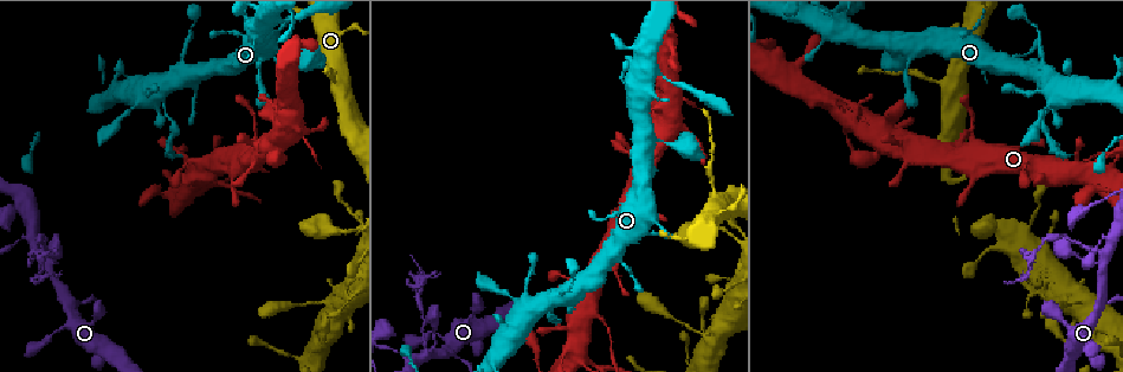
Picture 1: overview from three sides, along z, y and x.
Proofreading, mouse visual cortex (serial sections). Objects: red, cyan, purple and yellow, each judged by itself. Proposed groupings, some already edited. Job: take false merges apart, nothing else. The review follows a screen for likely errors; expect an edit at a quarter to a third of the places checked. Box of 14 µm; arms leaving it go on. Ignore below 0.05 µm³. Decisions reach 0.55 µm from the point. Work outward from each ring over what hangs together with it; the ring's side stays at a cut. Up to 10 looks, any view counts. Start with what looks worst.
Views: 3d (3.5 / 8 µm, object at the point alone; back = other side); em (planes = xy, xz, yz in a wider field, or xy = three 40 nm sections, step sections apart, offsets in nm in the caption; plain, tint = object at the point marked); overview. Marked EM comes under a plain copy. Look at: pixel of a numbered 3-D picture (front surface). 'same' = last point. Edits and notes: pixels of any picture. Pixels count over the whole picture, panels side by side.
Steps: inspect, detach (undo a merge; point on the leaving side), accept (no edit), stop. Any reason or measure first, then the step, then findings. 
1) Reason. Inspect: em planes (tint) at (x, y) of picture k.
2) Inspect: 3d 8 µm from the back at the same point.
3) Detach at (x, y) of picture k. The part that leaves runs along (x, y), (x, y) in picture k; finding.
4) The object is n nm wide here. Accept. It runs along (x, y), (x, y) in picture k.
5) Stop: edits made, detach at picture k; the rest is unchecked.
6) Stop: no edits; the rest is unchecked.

Calibre changes. Inspect: 3d 3.5 µm at (601, 318) of picture 1.

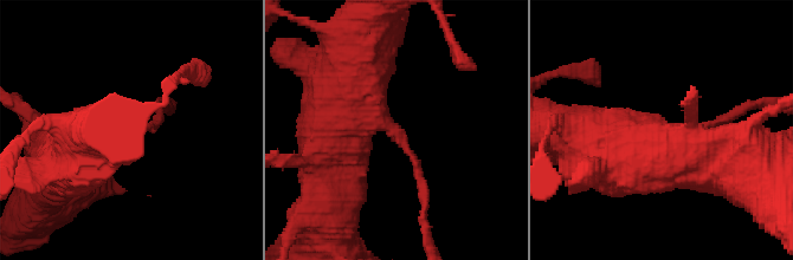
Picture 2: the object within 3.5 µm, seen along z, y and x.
The arms are 100, 700 nm wide. Inspect: em xy step 3 (tint) at (397, 136) of picture 2.

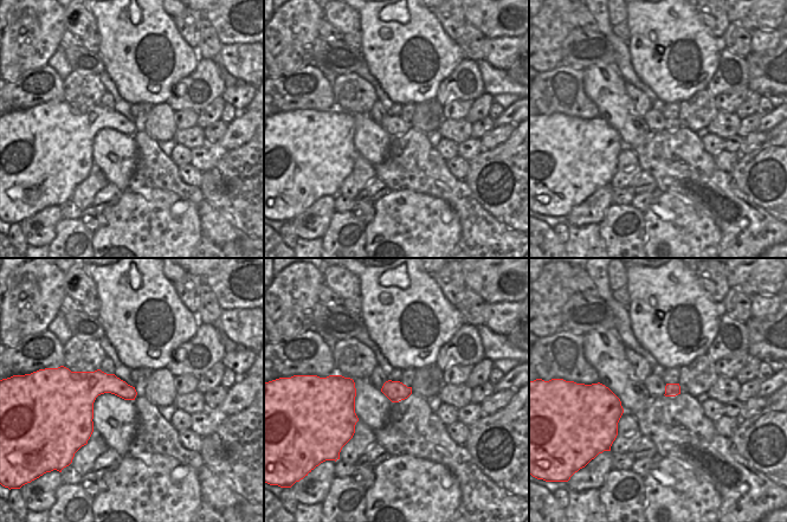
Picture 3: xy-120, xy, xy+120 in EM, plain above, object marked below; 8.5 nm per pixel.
Accept. It runs along (616, 136), (713, 125), (736, 114) in picture 2; continuous, no second cell.

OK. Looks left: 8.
Two arms in line, one across. Inspect: 3d 3.5 µm at (715, 199) of picture 1.

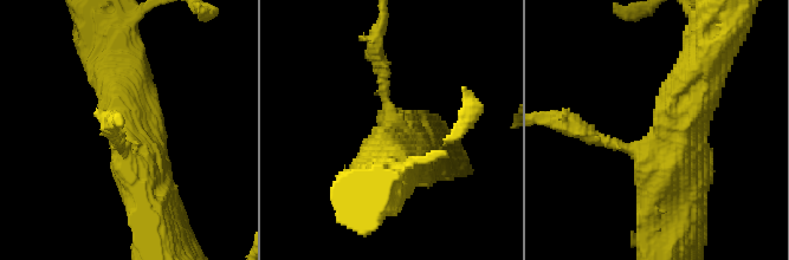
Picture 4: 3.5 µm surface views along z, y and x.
3 arms meet here; the arms are 150, 600, 700 nm wide. Inspect: em planes (tint) at (127, 144) of picture 4.

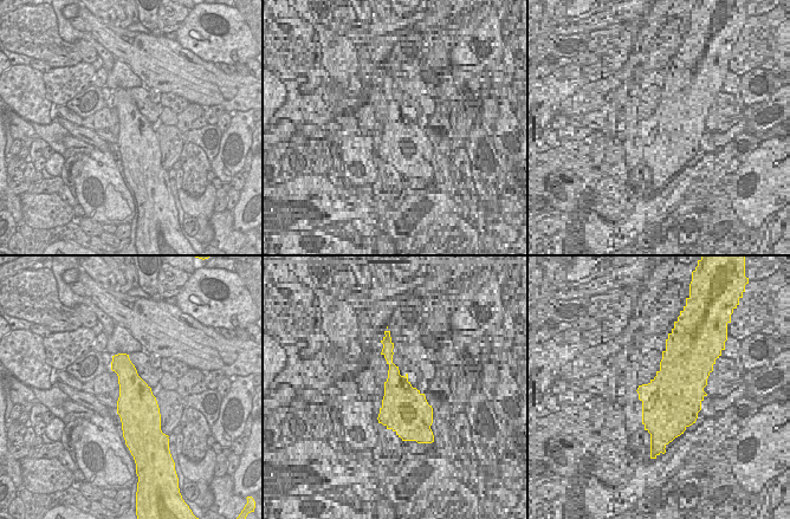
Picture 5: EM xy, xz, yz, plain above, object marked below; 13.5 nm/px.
Accept. It runs along (122, 76), (159, 221) in picture 4; continuous, no second cell.

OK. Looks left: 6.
Sharp bend. Inspect: 3d 8 µm at (144, 93) of picture 1.

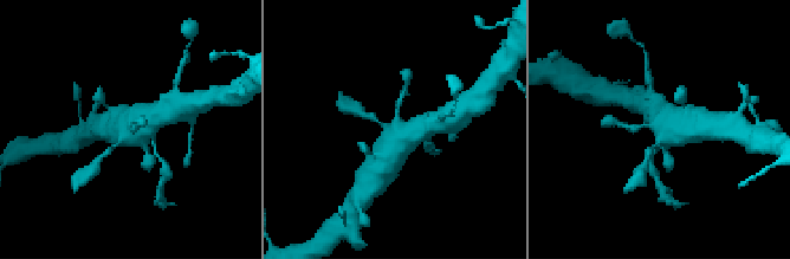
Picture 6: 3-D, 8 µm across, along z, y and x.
Zoom in. Inspect: 3d 3.5 µm from the back at (396, 125) of picture 6.

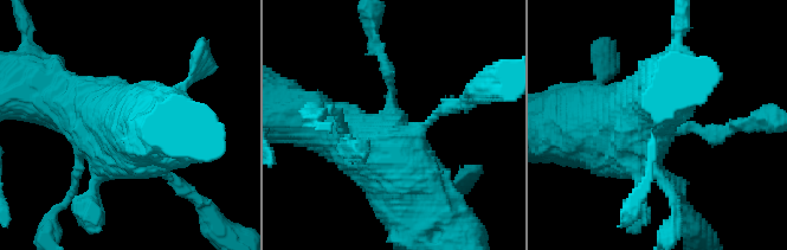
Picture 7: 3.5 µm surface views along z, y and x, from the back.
Shape alone is not enough. Inspect: em xy step 1 (tint) at (391, 126) of picture 7.

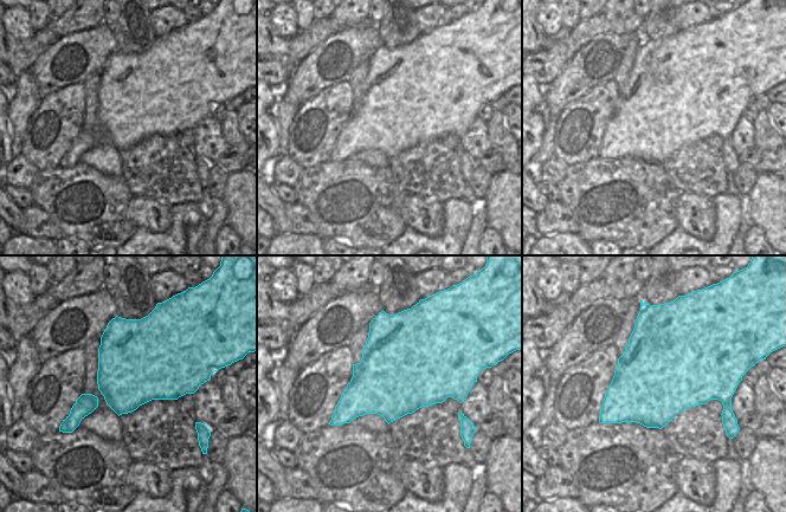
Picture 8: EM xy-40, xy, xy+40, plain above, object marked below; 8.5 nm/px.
Accept. It runs along (320, 123), (395, 172), (425, 226) in picture 7; continuous, no second cell.

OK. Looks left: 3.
Sharp bend. Inspect: 3d 3.5 µm from the back at (1103, 257) of picture 1.

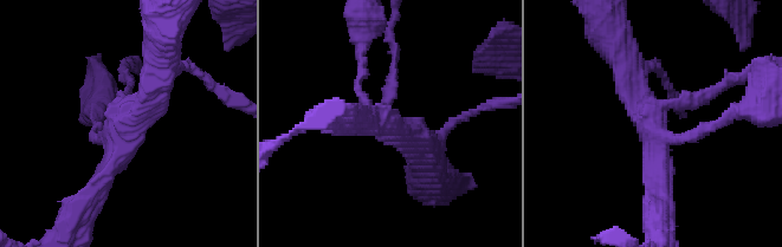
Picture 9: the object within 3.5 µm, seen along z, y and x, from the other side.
4 arms meet here; the arms are 150, 150, 300, 350 nm wide. Inspect: em xy step 1 (tint) at (126, 125) of picture 9.

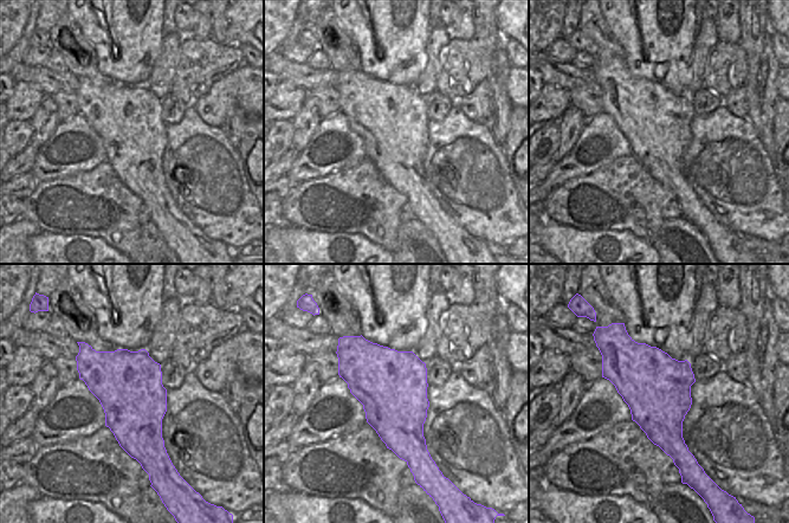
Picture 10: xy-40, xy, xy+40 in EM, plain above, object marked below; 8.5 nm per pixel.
Accept. It runs along (89, 196), (162, 65) in picture 9; continuous, no second cell.

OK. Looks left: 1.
Stop: no edits; the rest is unchecked.

